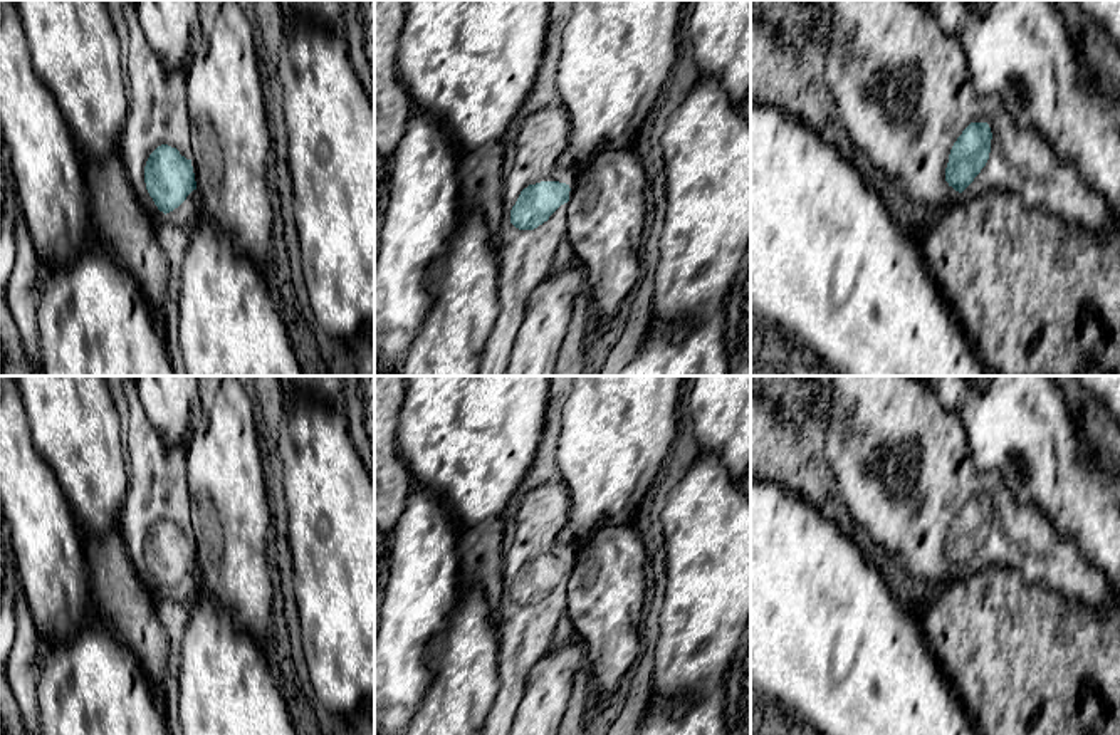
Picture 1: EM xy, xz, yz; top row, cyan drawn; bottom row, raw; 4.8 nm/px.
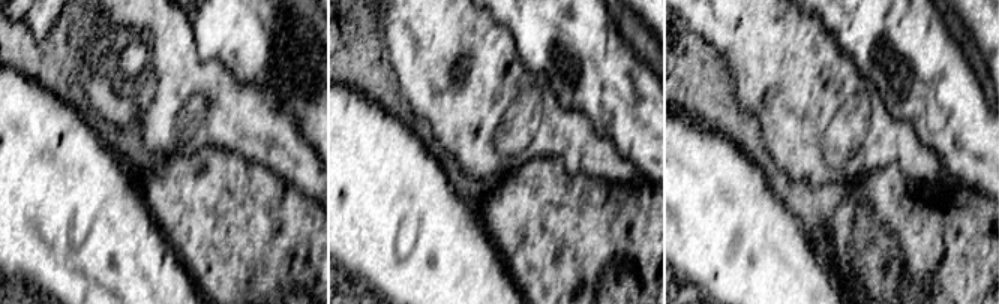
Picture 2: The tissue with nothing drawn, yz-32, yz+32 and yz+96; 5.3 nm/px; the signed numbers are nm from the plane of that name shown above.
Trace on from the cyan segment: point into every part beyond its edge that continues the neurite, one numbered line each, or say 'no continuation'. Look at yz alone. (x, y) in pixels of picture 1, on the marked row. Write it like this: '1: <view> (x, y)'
1: yz (863, 39)

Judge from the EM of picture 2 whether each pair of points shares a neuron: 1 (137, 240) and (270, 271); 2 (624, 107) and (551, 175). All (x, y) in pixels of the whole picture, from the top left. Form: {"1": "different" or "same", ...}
{"1": "different", "2": "different"}

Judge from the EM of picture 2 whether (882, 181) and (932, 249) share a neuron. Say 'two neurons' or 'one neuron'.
one neuron

